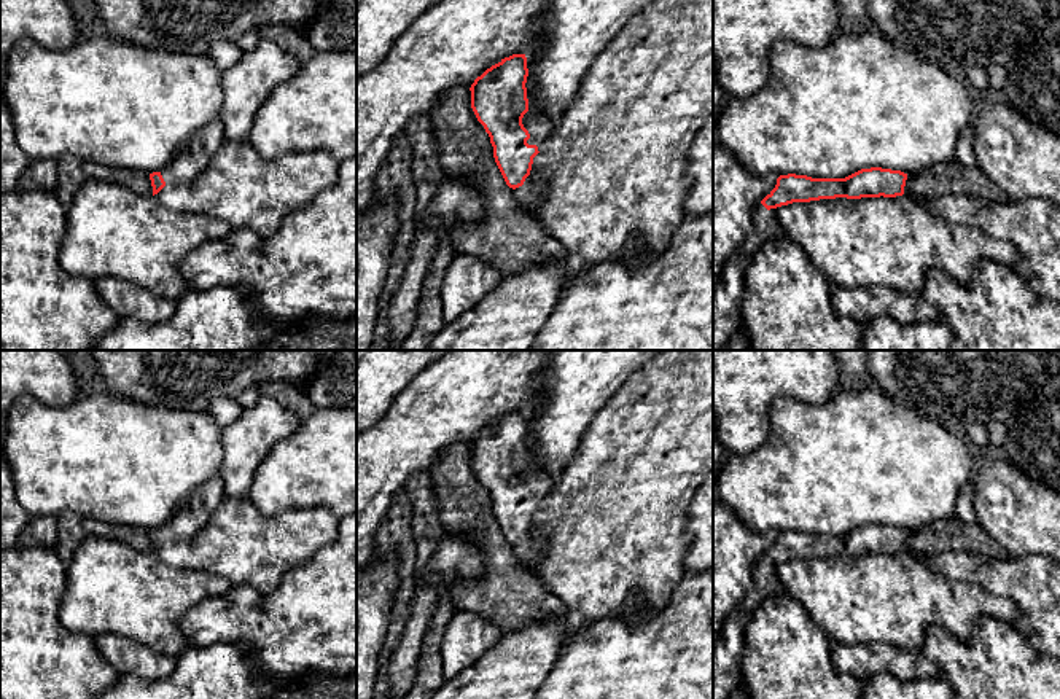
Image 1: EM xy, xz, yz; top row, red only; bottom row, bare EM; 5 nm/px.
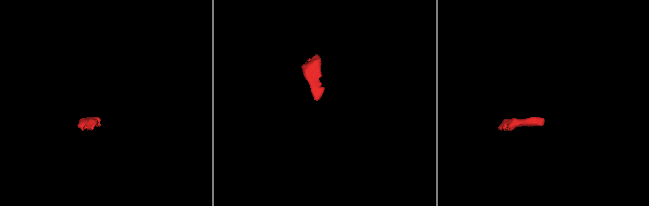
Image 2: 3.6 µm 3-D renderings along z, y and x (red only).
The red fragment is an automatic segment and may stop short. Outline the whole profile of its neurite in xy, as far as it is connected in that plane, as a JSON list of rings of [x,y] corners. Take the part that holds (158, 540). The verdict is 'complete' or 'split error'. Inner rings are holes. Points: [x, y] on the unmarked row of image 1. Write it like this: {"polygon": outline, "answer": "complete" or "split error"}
{"polygon": [[[216,476],[204,484],[161,529],[150,530],[153,553],[167,540],[193,538],[212,517],[223,498],[224,486],[220,476]]], "answer": "split error"}

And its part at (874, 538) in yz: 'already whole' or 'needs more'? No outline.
needs more

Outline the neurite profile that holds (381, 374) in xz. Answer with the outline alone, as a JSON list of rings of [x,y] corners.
[[[357,350],[357,436],[374,427],[393,400],[449,350]]]

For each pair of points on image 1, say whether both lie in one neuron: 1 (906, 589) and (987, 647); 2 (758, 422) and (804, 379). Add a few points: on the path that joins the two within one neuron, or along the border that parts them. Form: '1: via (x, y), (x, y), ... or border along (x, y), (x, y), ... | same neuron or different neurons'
1: border along (1008, 623), (981, 616), (968, 640), (938, 628) | different neurons
2: via (758, 406), (783, 379), (788, 379) | same neuron

